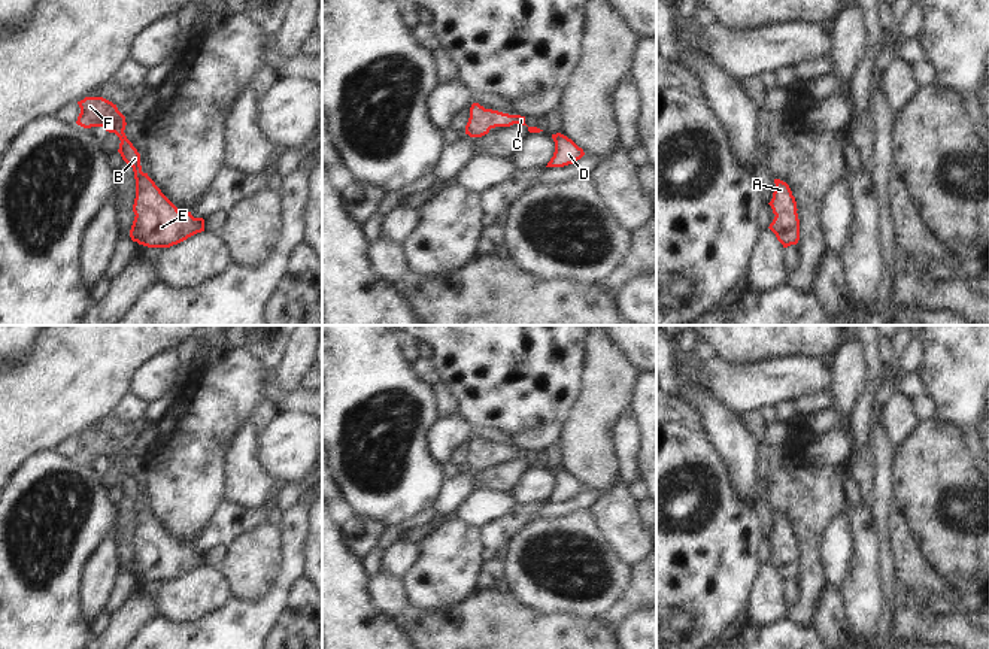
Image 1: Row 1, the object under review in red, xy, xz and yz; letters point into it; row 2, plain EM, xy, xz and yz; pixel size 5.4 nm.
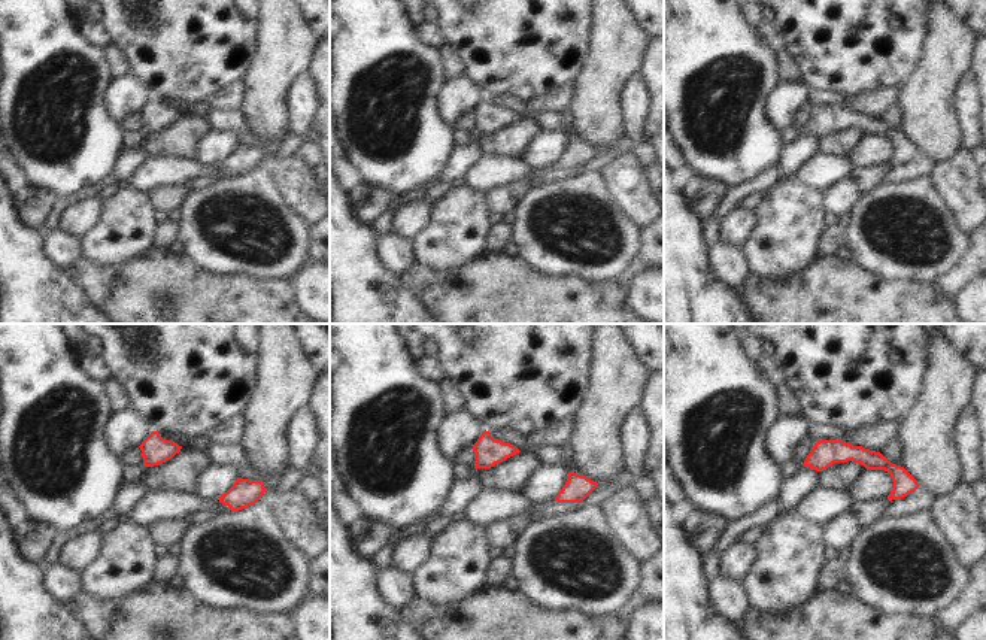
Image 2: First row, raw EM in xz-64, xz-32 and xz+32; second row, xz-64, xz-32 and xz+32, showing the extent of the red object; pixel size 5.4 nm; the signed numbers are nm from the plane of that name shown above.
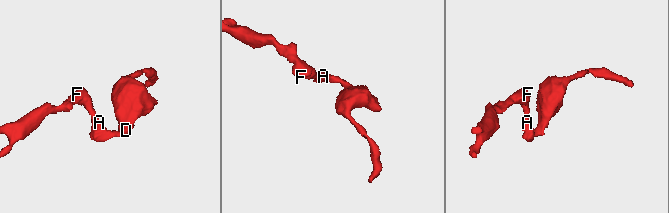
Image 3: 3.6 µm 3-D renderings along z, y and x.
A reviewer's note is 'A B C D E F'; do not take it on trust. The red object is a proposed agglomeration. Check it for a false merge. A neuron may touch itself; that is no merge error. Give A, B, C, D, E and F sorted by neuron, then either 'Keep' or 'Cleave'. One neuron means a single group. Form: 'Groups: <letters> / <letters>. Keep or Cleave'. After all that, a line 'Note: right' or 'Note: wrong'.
Groups: A B C D E F. Keep
Note: right

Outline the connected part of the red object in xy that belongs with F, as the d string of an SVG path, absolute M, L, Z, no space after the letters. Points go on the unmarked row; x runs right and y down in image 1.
M85 431L78 439L81 448L76 458L84 463L103 461L115 467L121 474L118 486L133 501L136 513L133 546L136 551L130 564L131 574L148 582L170 582L204 565L203 552L194 552L191 546L179 546L148 507L142 506L140 488L124 467L125 451L116 439L103 431Z

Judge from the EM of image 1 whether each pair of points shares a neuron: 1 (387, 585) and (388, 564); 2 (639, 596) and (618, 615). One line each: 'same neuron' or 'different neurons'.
1: different neurons
2: same neuron

